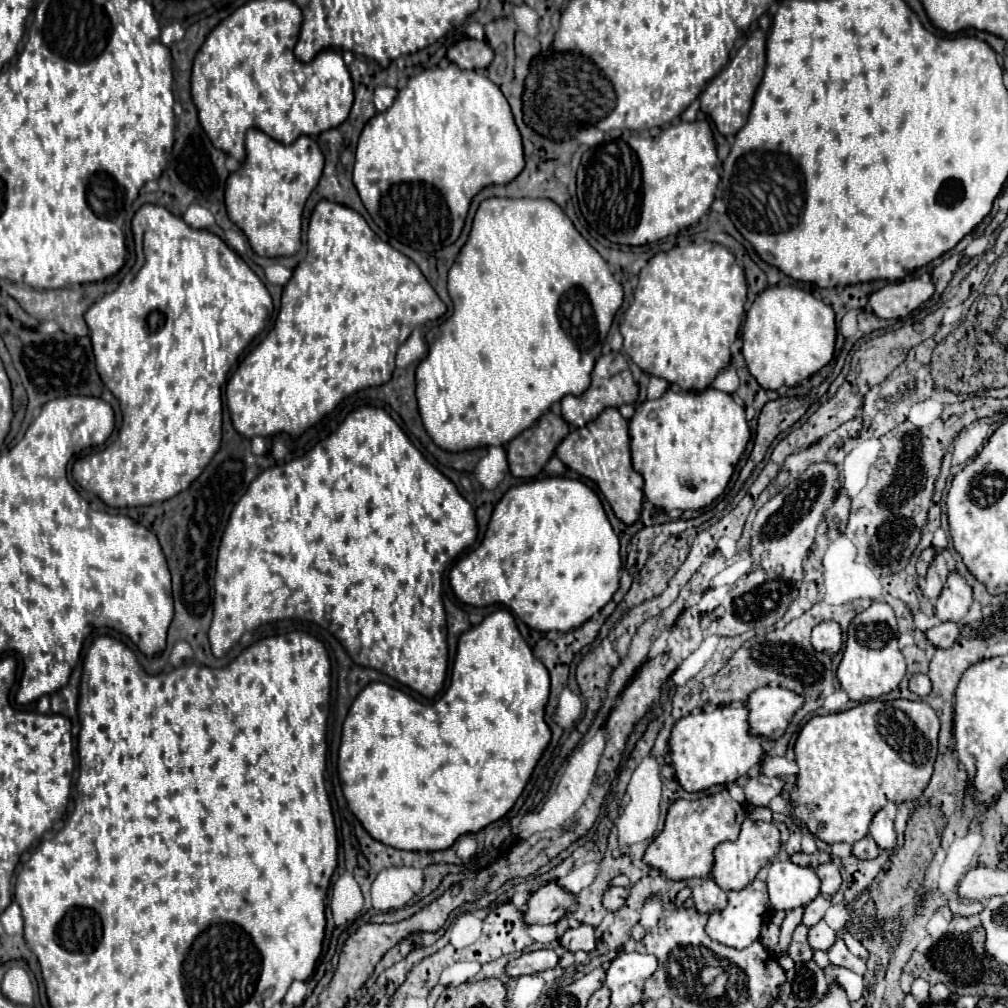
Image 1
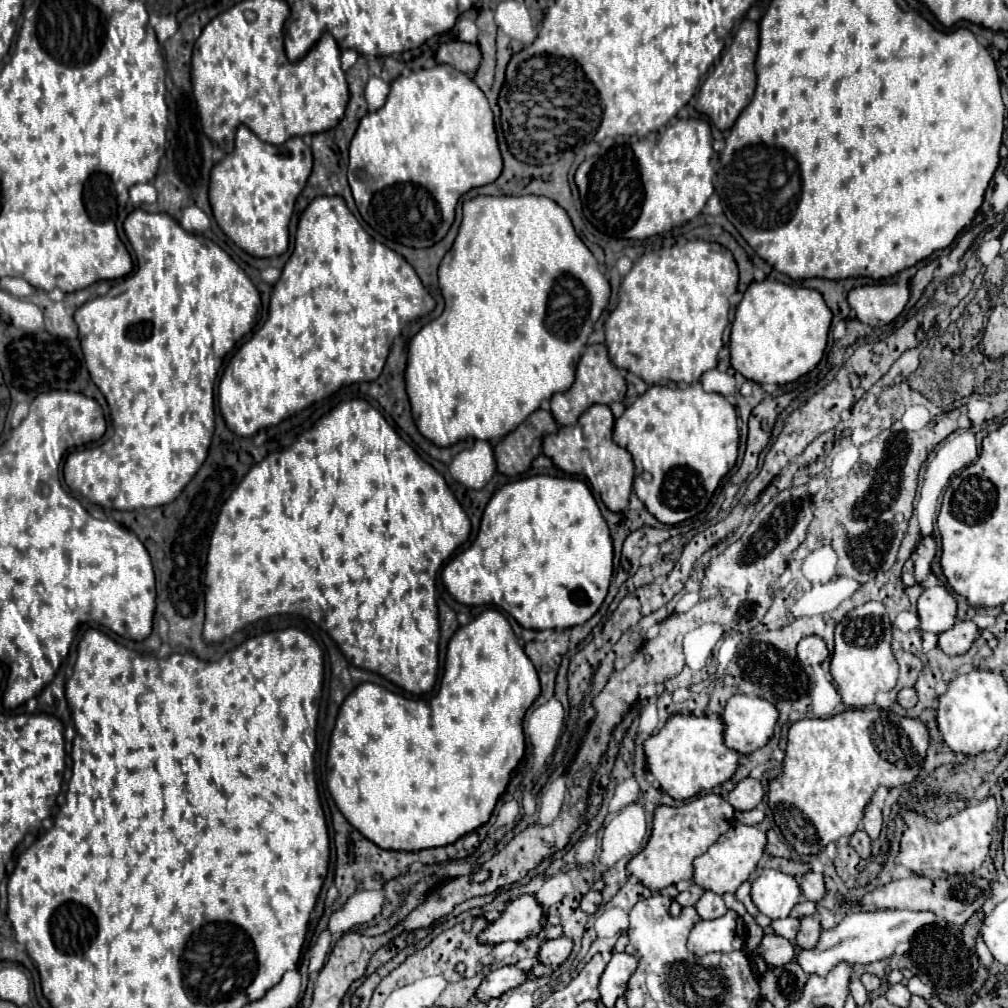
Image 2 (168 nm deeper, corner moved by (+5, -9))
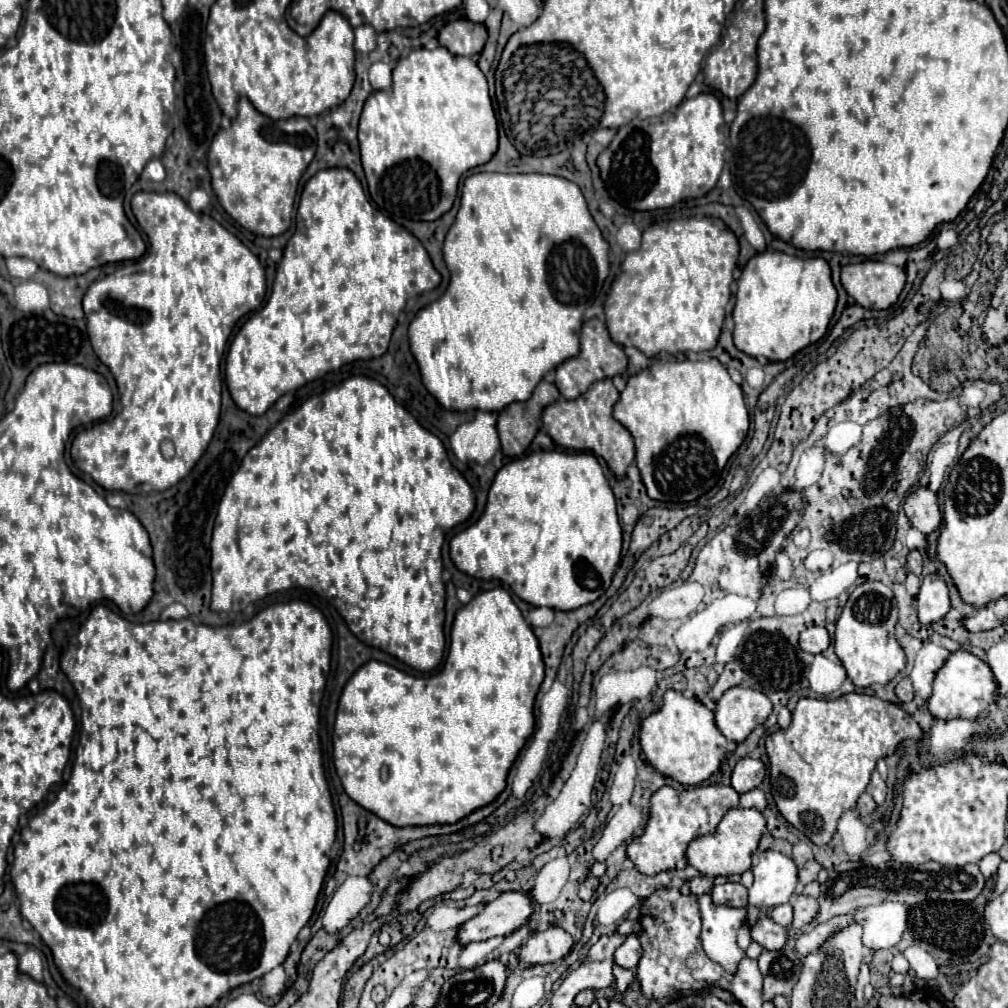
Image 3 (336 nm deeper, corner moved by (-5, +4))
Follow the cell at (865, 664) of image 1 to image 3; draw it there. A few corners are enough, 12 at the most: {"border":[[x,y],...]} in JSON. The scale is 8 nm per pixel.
{"border":[[881,581],[855,587],[833,639],[853,685],[905,667],[897,601]]}

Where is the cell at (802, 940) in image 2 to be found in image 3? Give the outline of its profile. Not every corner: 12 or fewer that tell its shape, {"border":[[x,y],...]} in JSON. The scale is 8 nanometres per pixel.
{"border":[[795,895],[793,927],[805,929],[815,917],[817,901]]}

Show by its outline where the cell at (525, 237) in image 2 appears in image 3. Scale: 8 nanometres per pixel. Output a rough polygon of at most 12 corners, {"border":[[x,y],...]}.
{"border":[[473,173],[409,345],[447,409],[579,353],[609,245],[573,181]]}

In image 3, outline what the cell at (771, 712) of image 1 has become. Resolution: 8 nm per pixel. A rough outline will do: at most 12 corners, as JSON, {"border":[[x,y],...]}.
{"border":[[731,687],[715,707],[725,739],[741,743],[773,711],[747,687]]}

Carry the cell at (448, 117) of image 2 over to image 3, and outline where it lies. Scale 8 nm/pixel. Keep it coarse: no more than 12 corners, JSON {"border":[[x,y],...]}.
{"border":[[479,55],[399,57],[359,119],[381,213],[435,221],[497,151]]}

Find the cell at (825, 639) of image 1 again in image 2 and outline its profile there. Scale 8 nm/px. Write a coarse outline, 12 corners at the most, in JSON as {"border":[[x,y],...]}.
{"border":[[805,636],[797,646],[801,662],[813,666],[829,658],[819,636]]}

